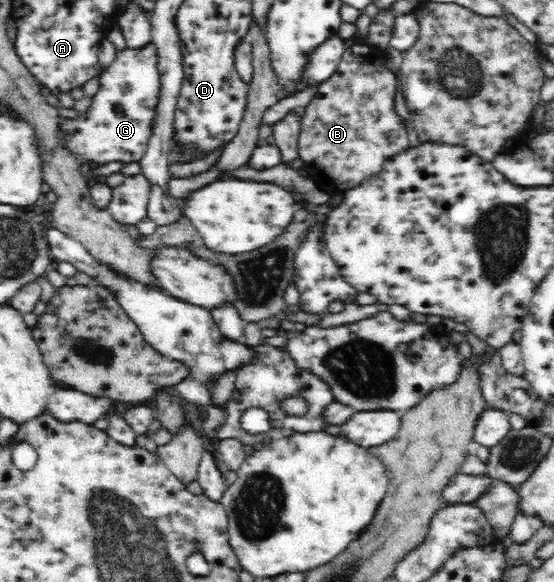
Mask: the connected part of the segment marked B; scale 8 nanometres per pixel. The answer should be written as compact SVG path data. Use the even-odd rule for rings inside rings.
M349 44L342 60L328 80L318 84L316 96L304 107L298 135L299 157L305 162L307 175L323 189L337 188L343 193L375 177L384 162L410 147L406 126L396 114L394 100L399 90L399 77L385 66L384 58L374 54L368 45Z

